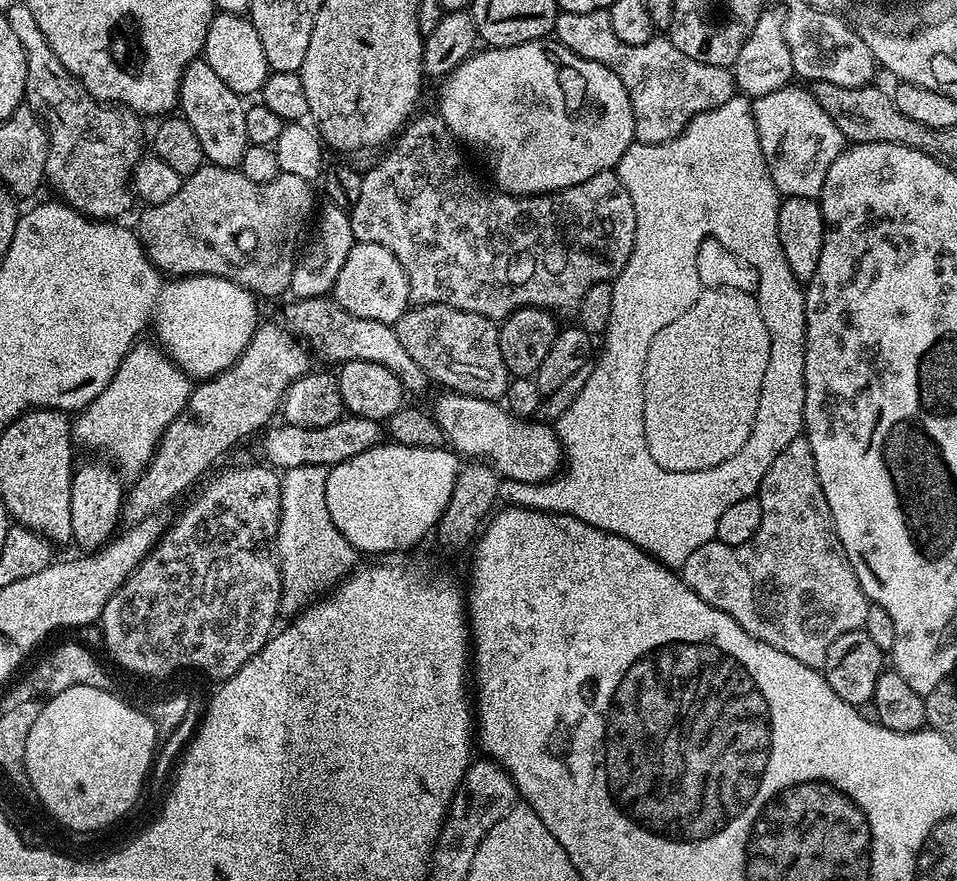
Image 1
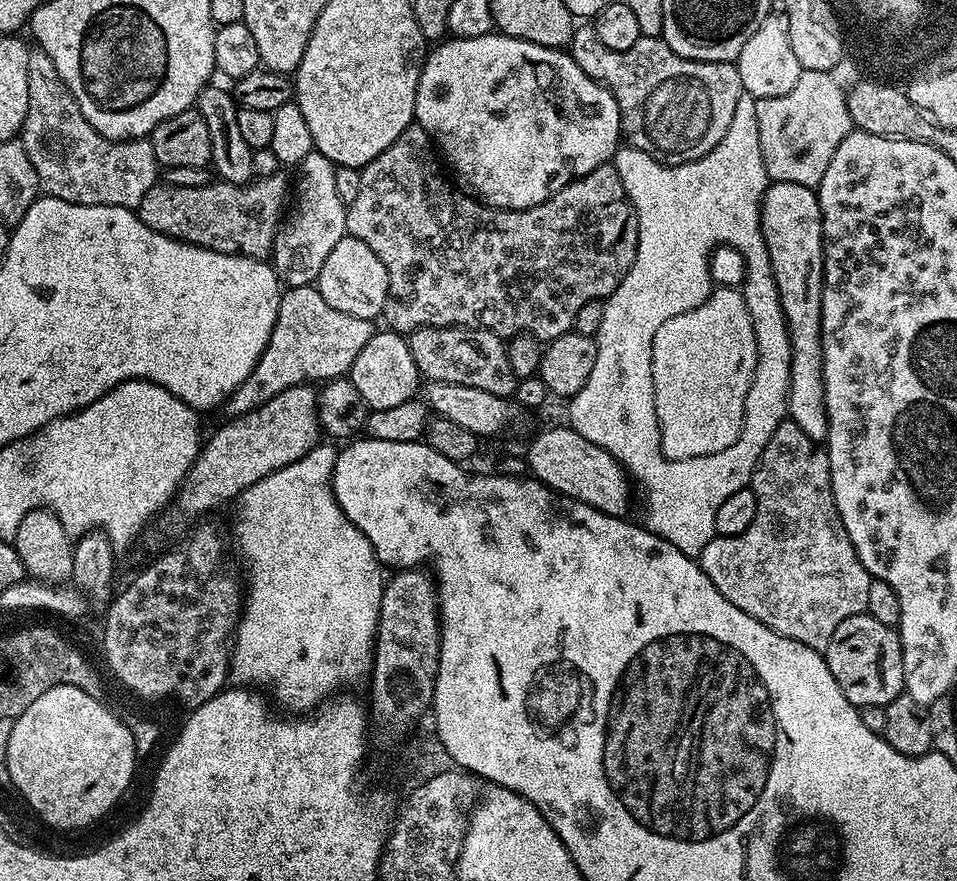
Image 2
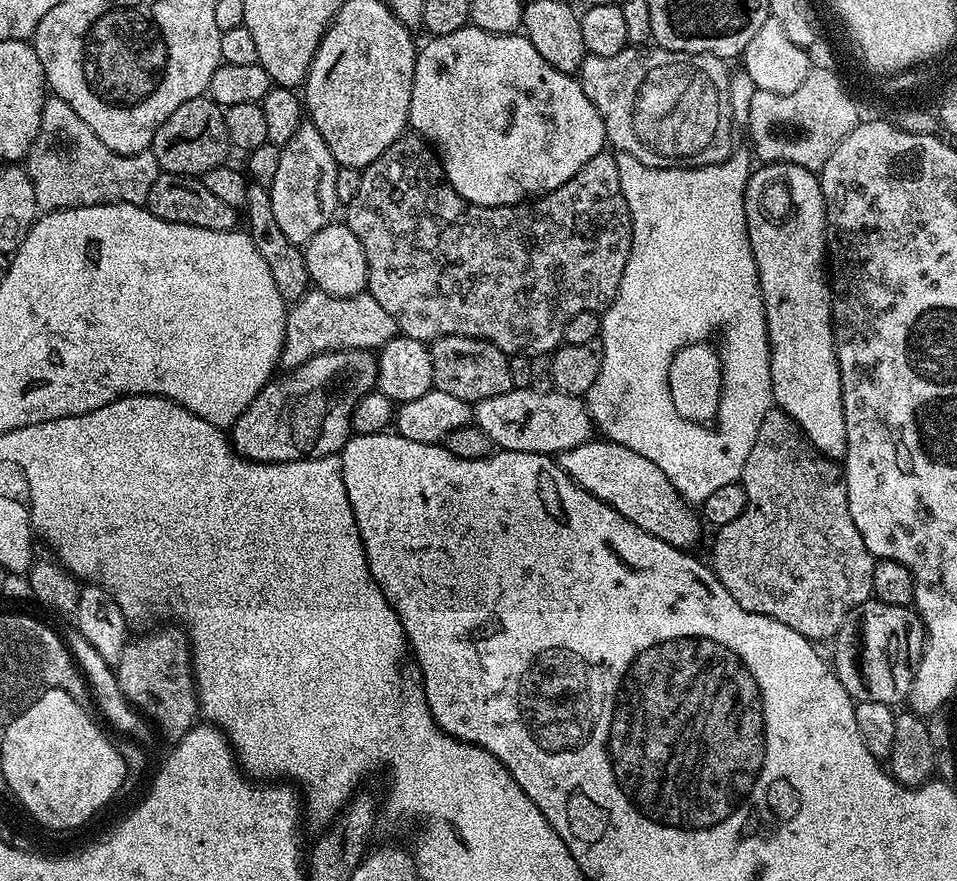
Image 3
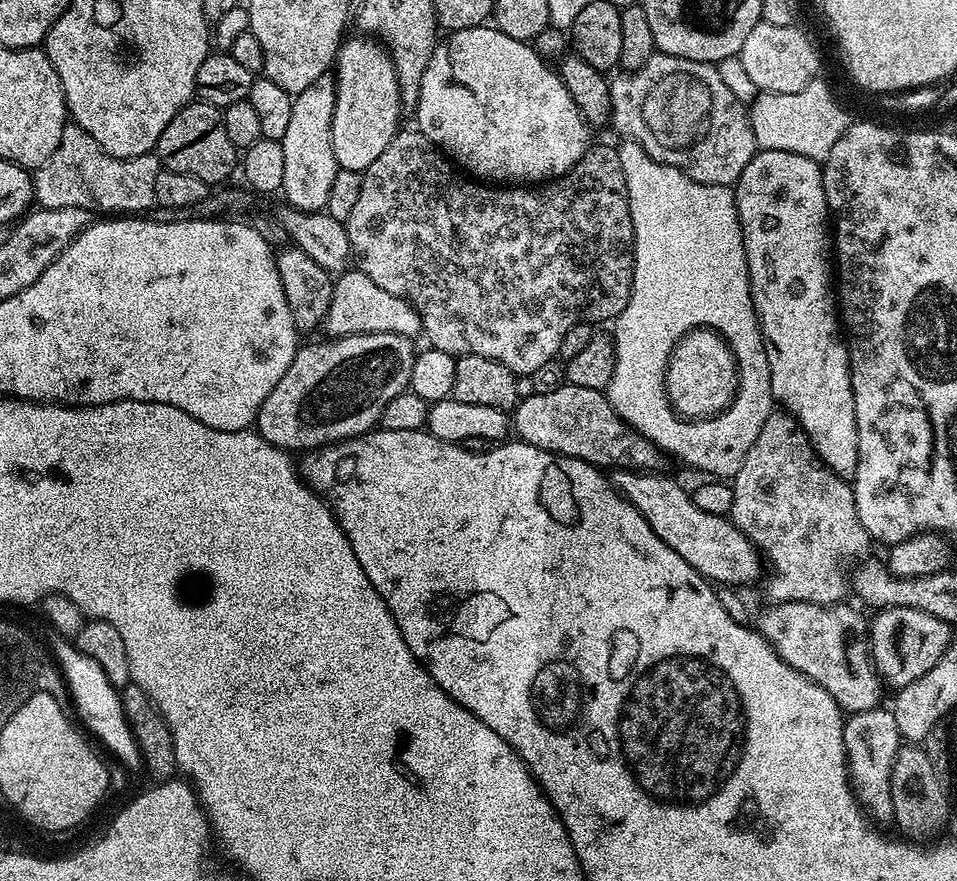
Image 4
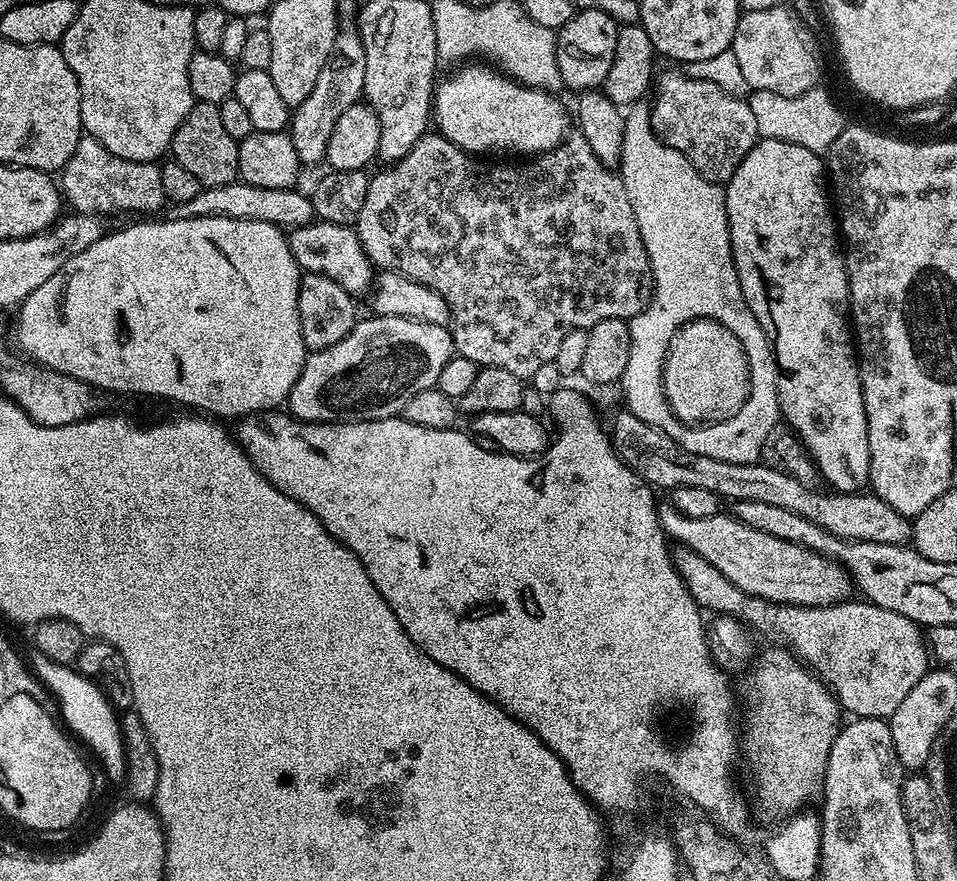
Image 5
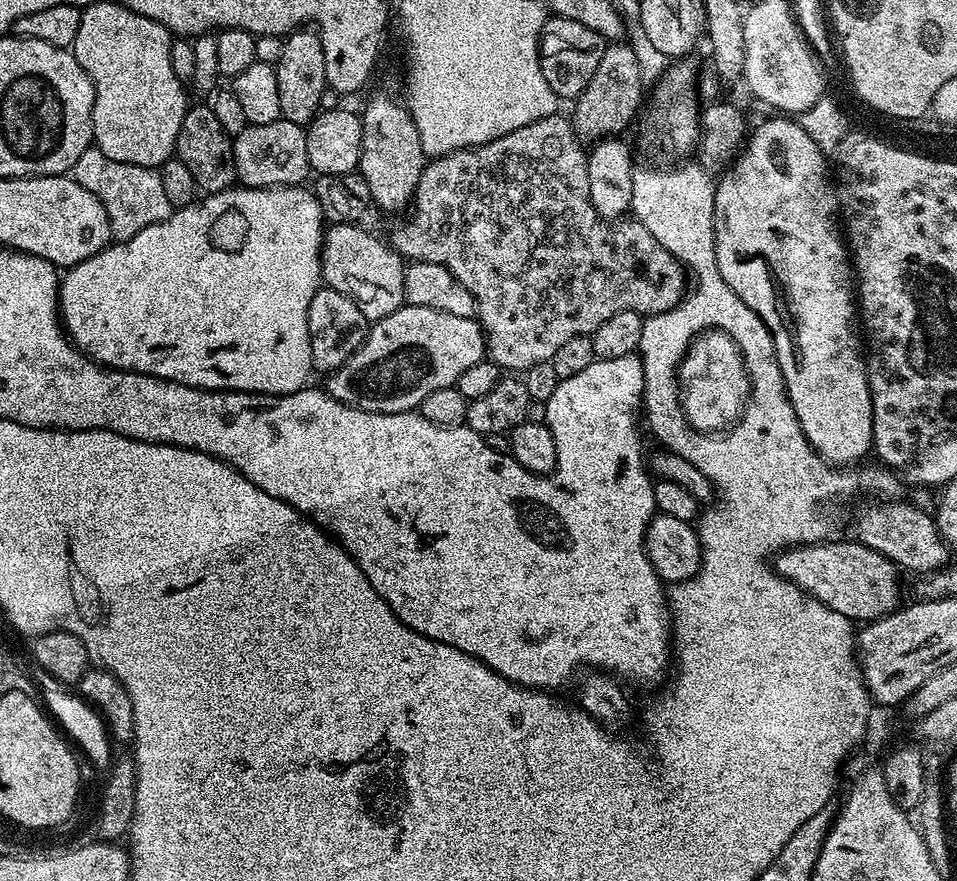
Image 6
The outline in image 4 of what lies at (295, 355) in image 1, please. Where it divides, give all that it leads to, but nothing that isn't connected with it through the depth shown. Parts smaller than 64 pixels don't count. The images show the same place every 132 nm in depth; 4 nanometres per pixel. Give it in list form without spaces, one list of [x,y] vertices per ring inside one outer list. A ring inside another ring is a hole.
[[[345,270],[335,277],[330,298],[330,310],[322,325],[329,337],[357,336],[358,334],[402,334],[409,338],[419,337],[422,318],[409,300],[398,298],[382,290],[366,274],[359,270]]]

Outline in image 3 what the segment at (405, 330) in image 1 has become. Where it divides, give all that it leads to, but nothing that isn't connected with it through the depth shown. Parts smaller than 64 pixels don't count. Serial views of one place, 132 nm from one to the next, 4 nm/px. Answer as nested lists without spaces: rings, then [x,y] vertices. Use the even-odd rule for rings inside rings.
[[[440,336],[431,341],[428,353],[432,387],[442,390],[442,394],[462,398],[467,404],[475,406],[479,400],[506,394],[513,388],[508,365],[509,353],[498,350],[498,346],[490,342],[469,336]]]

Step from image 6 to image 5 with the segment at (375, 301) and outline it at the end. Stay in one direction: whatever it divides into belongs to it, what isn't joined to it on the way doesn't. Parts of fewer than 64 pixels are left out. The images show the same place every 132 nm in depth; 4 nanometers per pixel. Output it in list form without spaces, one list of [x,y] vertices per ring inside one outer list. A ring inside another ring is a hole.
[[[316,220],[309,225],[291,229],[287,237],[291,253],[294,254],[295,261],[303,273],[330,277],[354,298],[362,293],[365,295],[371,289],[376,277],[374,266],[362,250],[355,229],[349,225]]]

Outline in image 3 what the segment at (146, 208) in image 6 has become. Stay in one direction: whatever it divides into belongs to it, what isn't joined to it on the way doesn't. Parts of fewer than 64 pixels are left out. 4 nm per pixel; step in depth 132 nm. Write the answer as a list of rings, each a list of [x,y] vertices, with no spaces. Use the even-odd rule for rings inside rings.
[[[53,95],[42,106],[42,122],[27,154],[26,167],[30,182],[34,182],[37,209],[44,212],[99,204],[144,206],[148,203],[150,186],[154,186],[161,174],[151,150],[129,156],[110,150],[62,98]]]

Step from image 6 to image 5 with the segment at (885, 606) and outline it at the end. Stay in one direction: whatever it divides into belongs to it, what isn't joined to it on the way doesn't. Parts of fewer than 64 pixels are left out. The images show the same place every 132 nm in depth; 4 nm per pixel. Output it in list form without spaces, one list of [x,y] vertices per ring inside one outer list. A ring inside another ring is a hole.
[[[668,502],[661,503],[658,511],[660,524],[669,541],[700,554],[706,562],[710,562],[710,566],[714,566],[714,570],[726,574],[726,578],[730,578],[730,582],[748,596],[766,598],[775,604],[821,608],[841,604],[853,595],[852,577],[835,560],[800,544],[786,542],[774,534],[754,530],[754,526],[746,526],[731,514],[686,518]]]

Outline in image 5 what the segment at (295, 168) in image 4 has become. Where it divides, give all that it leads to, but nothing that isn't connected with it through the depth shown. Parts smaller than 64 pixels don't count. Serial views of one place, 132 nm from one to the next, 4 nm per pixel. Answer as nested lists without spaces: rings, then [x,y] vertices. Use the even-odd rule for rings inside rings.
[[[341,27],[336,33],[330,58],[326,58],[326,66],[322,66],[322,74],[318,74],[318,82],[314,82],[314,90],[310,90],[310,98],[306,98],[306,102],[302,102],[302,106],[298,106],[290,116],[290,135],[301,165],[325,163],[326,142],[330,142],[334,122],[338,122],[350,106],[361,103],[365,82],[366,50],[359,31],[355,27]]]

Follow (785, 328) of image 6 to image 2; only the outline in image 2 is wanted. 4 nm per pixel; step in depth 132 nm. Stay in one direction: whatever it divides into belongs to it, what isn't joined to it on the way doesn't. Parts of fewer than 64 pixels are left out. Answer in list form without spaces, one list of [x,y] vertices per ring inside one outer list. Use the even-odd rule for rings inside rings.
[[[771,181],[760,203],[760,225],[766,250],[770,254],[770,266],[774,270],[774,282],[778,282],[778,298],[782,302],[782,314],[790,334],[792,347],[791,384],[788,391],[788,416],[802,431],[817,442],[828,439],[828,415],[826,394],[822,378],[822,286],[824,285],[824,231],[820,198],[813,189],[798,186],[798,182]]]

